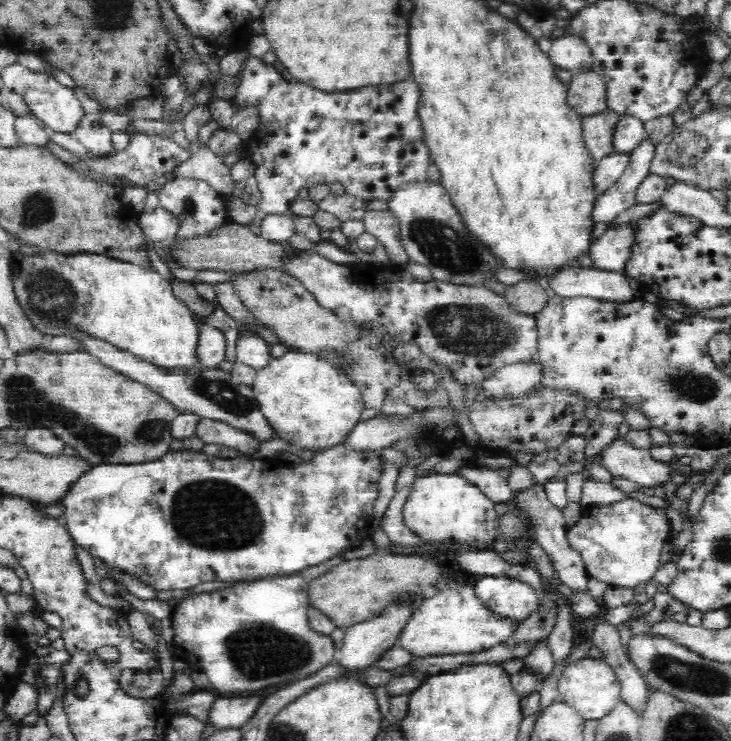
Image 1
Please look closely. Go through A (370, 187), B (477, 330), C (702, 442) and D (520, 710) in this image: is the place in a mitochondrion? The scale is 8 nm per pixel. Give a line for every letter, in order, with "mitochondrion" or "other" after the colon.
A: other
B: mitochondrion
C: other
D: other

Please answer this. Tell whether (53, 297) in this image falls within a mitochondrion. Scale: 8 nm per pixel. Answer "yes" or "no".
yes

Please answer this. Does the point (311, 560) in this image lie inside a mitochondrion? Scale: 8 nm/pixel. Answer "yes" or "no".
no

